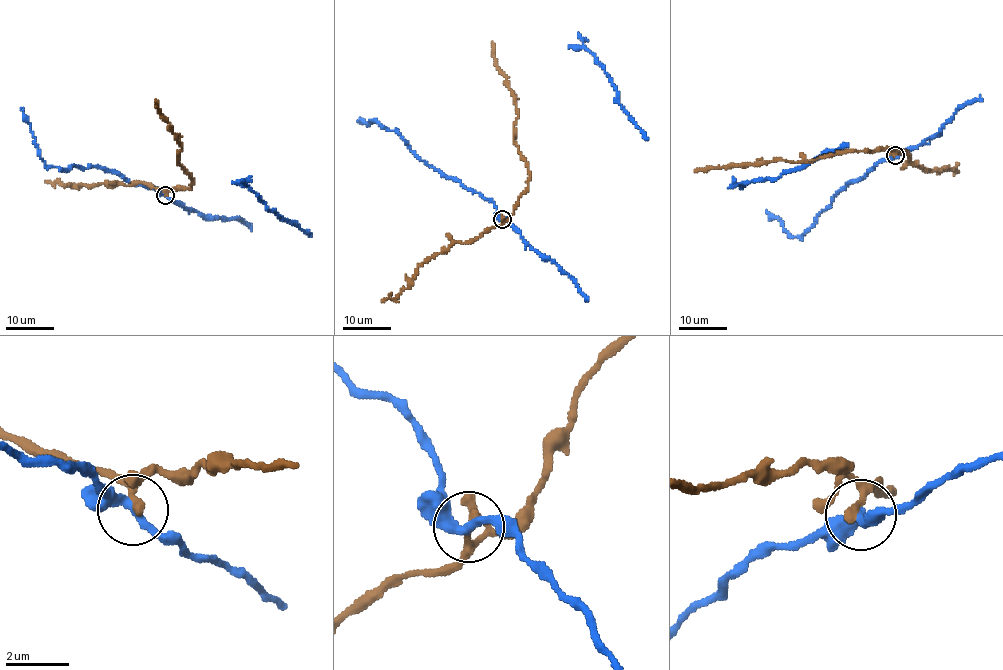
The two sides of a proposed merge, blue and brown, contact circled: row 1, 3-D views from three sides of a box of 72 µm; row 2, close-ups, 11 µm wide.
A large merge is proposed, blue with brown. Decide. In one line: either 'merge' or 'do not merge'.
merge

